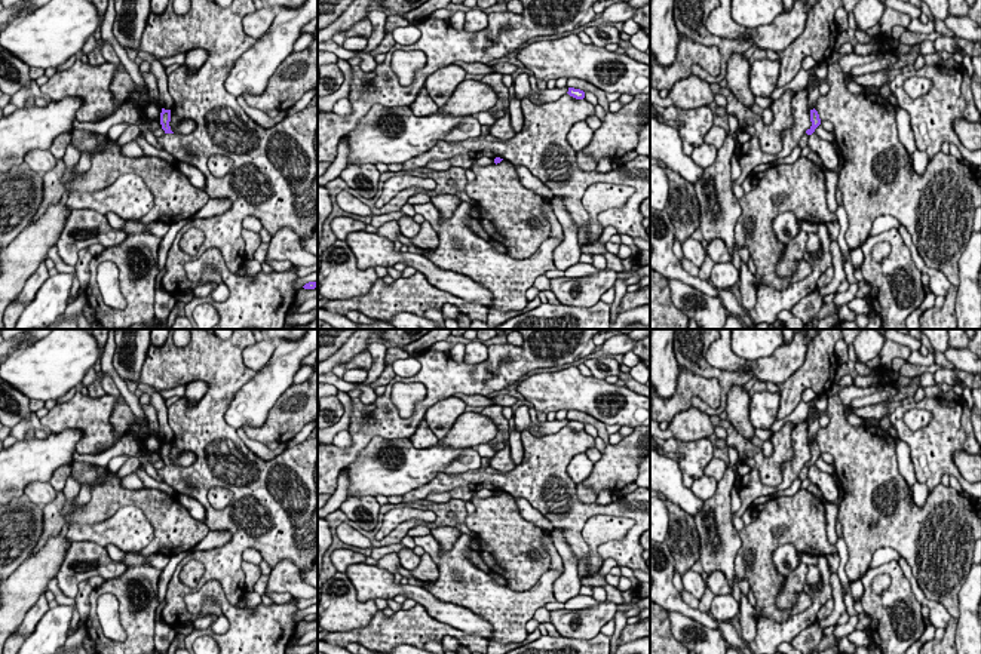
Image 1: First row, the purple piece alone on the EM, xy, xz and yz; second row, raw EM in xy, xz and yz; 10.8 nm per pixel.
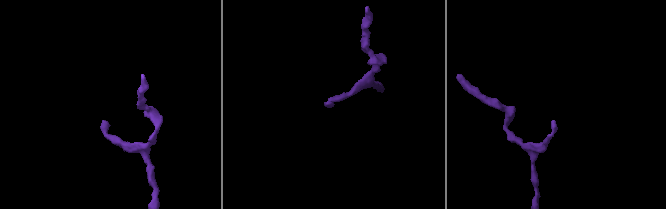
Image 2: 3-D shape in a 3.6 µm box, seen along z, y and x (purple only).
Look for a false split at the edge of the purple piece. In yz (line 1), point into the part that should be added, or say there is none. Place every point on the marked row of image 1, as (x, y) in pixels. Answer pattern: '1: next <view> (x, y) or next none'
1: next none

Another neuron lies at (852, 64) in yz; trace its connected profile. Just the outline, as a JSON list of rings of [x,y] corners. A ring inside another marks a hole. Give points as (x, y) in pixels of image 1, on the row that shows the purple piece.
[[[913,44],[910,52],[902,55],[898,50],[892,53],[880,55],[856,55],[856,53],[840,53],[837,58],[833,56],[833,62],[839,62],[844,76],[864,76],[867,73],[880,71],[880,70],[902,70],[904,67],[911,67],[916,62],[916,58],[922,55],[919,44]]]

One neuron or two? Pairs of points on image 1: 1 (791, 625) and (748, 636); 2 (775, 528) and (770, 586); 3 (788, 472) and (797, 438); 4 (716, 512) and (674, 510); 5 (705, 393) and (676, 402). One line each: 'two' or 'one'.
1: two
2: one
3: one
4: two
5: one

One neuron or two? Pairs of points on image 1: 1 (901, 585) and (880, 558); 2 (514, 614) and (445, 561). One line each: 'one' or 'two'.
1: two
2: one

